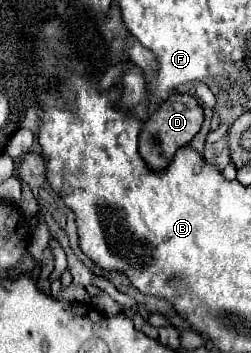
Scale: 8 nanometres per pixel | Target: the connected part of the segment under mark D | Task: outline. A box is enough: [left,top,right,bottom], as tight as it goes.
[140,94,204,170]

